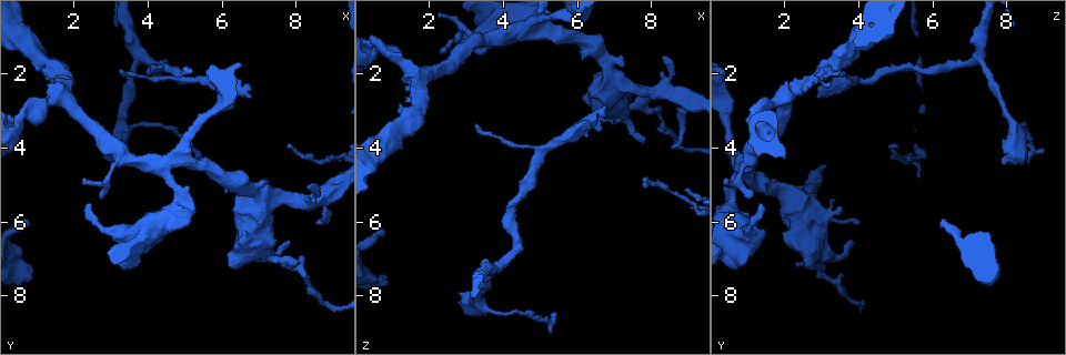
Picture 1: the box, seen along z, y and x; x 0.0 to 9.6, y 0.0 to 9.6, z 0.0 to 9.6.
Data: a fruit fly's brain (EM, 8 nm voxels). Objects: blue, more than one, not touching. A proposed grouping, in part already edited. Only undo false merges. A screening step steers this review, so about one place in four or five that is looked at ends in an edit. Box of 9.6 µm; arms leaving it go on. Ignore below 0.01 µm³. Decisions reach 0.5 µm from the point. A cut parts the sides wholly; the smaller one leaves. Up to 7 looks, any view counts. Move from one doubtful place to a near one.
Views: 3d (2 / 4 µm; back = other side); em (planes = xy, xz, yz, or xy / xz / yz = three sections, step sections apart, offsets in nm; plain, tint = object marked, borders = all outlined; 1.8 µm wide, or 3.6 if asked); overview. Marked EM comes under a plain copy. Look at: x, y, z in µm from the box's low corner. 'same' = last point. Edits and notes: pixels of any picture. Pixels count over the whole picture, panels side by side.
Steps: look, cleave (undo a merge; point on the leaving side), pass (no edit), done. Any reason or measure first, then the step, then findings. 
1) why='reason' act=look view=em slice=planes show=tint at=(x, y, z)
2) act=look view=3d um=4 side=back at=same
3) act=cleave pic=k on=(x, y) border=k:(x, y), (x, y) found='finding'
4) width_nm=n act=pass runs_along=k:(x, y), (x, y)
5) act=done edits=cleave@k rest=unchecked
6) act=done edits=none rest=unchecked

why='branch point' act=look view=em slice=yz step=16 show=tint at=(4.95, 2.25, 4.15)

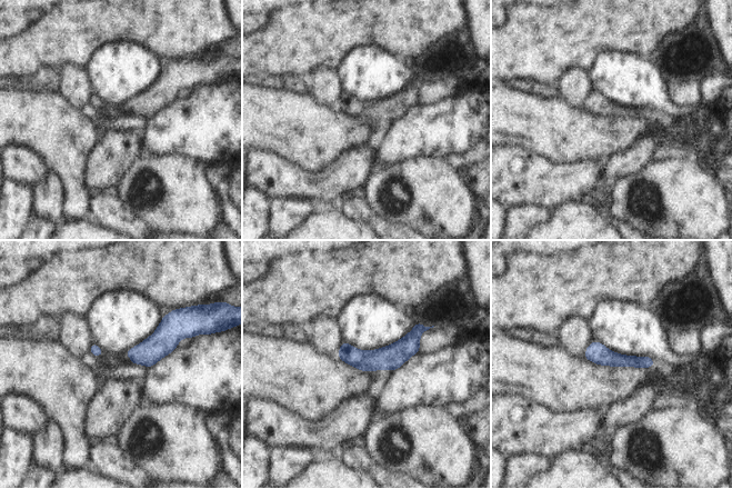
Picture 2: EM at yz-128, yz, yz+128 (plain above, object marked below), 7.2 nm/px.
act=pass found='continuous, no second neuron'

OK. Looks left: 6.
why='three arms meet' act=look view=em slice=planes show=tint at=(1.70, 2.65, 2.00)

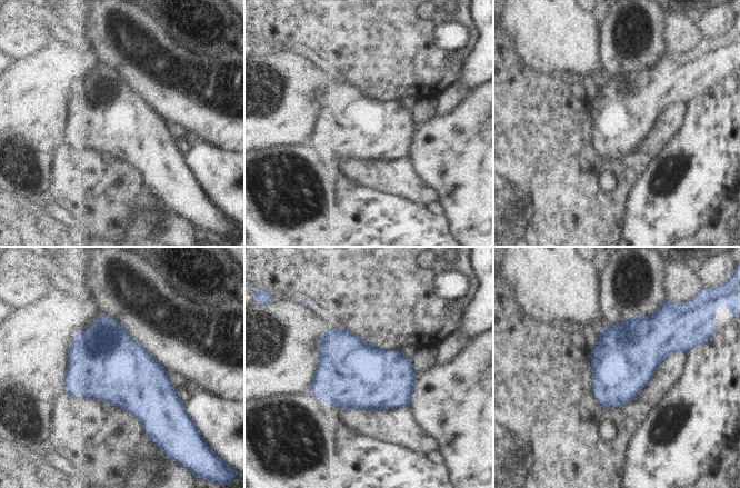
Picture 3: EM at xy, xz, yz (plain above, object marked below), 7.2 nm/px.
act=pass found='all the same neuron'

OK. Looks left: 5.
act=look view=3d um=4 at=(2.95, 4.90, 0.75)

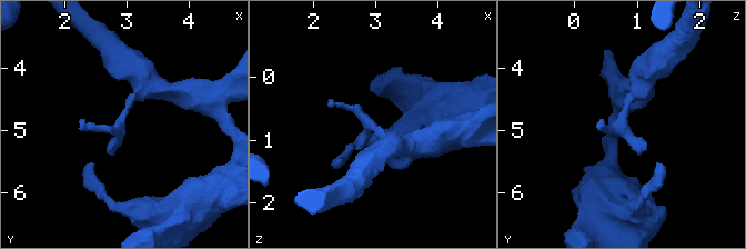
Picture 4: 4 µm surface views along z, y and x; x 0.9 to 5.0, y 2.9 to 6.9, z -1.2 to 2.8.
act=look view=em slice=planes show=tint at=(2.90, 4.90, 0.70)

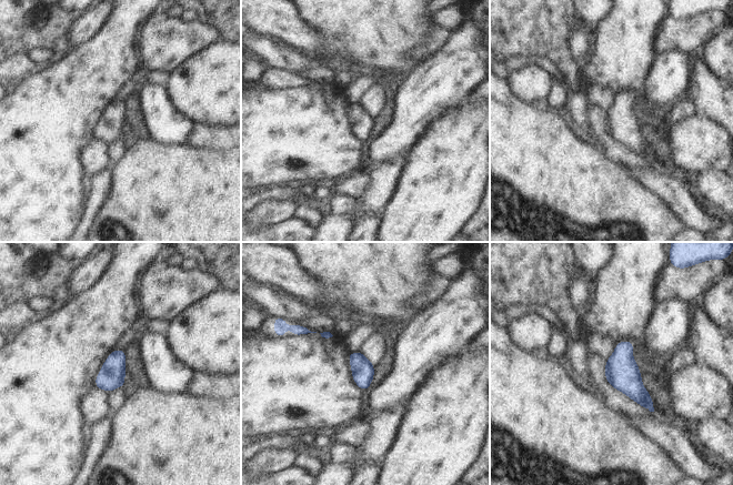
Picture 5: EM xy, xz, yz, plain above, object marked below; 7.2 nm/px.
act=pass found='one neuron here'

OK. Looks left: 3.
act=done edits=none rest=unchecked

